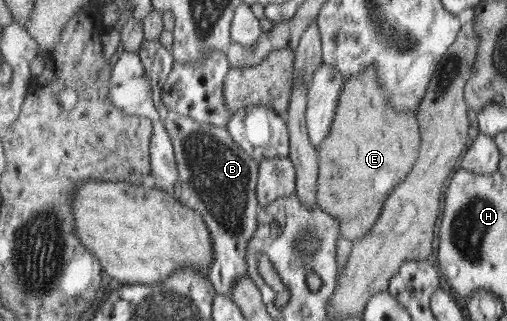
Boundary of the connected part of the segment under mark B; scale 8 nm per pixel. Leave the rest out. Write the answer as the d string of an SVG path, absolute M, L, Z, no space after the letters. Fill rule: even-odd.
M145 39L137 54L149 77L154 105L172 138L176 163L180 166L178 185L170 194L176 197L176 200L182 201L182 204L189 205L194 212L198 212L208 225L214 244L214 263L208 276L218 294L230 295L237 279L247 277L250 269L249 243L259 226L259 161L233 139L226 125L216 127L200 123L165 106L161 95L173 69L171 50L162 46L158 39Z

